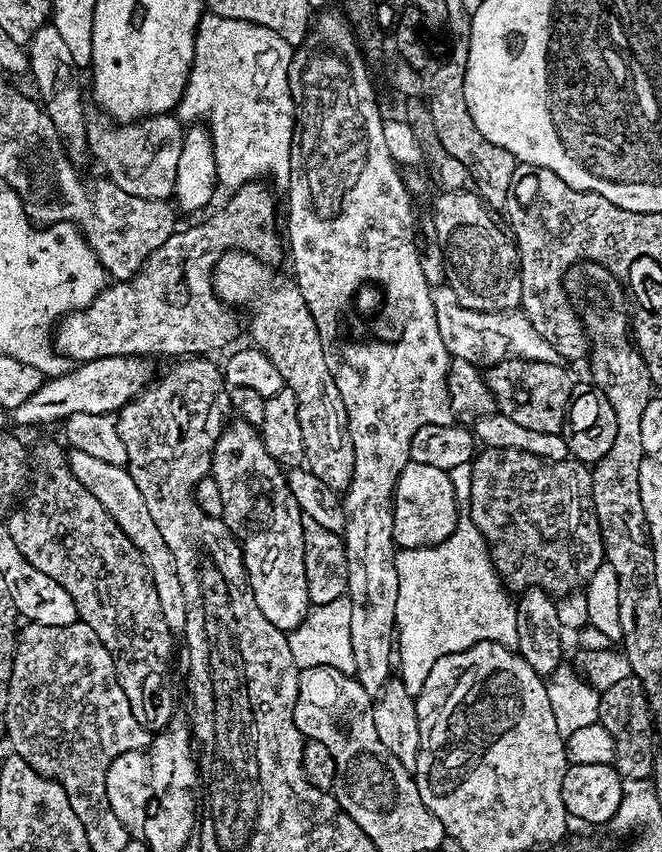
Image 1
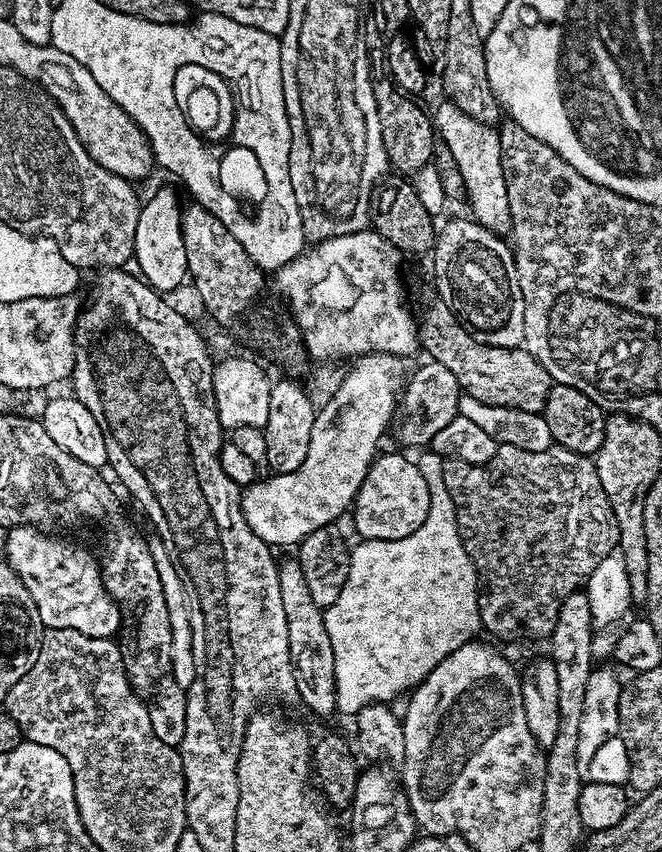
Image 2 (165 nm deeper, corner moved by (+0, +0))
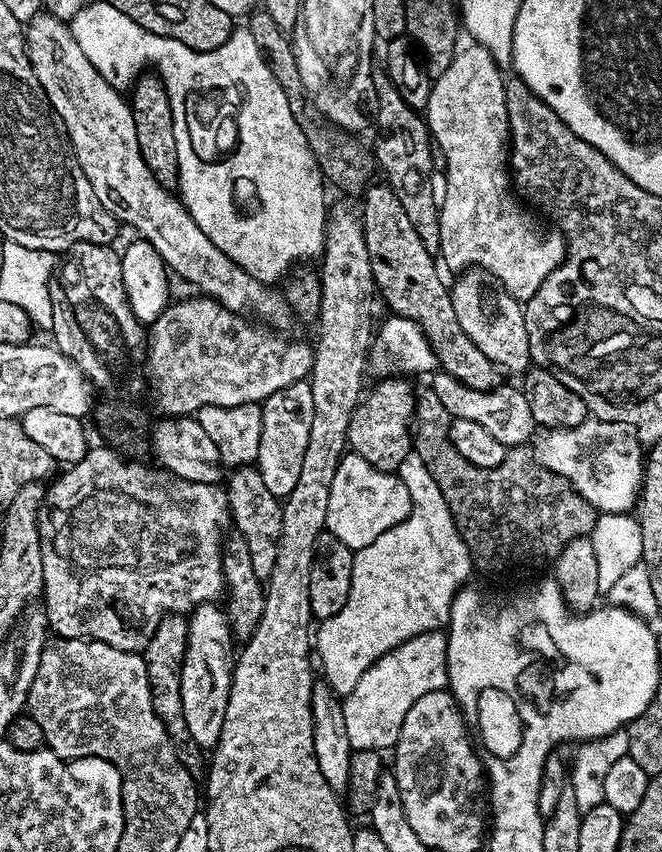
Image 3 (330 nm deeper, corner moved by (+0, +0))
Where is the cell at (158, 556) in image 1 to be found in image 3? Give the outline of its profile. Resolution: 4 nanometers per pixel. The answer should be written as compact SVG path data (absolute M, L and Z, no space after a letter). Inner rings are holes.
M215 603L211 604L197 604L192 609L190 615L187 617L188 622L188 645L186 646L186 654L184 659L180 662L180 693L182 694L182 714L186 718L186 726L190 730L190 738L194 738L194 742L198 742L198 746L202 750L215 749L218 738L222 734L222 722L226 718L226 706L228 705L228 699L230 698L230 690L232 689L232 670L234 667L234 648L232 652L231 644L234 641L234 633L232 631L232 625L227 615L222 614L216 609Z

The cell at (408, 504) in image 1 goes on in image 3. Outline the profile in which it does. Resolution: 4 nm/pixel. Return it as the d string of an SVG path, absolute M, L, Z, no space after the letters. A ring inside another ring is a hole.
M346 454L340 459L334 482L330 486L326 528L334 538L346 542L348 548L365 548L370 546L370 542L374 542L374 538L402 523L411 509L410 490L406 490L399 475L378 470L361 456Z

